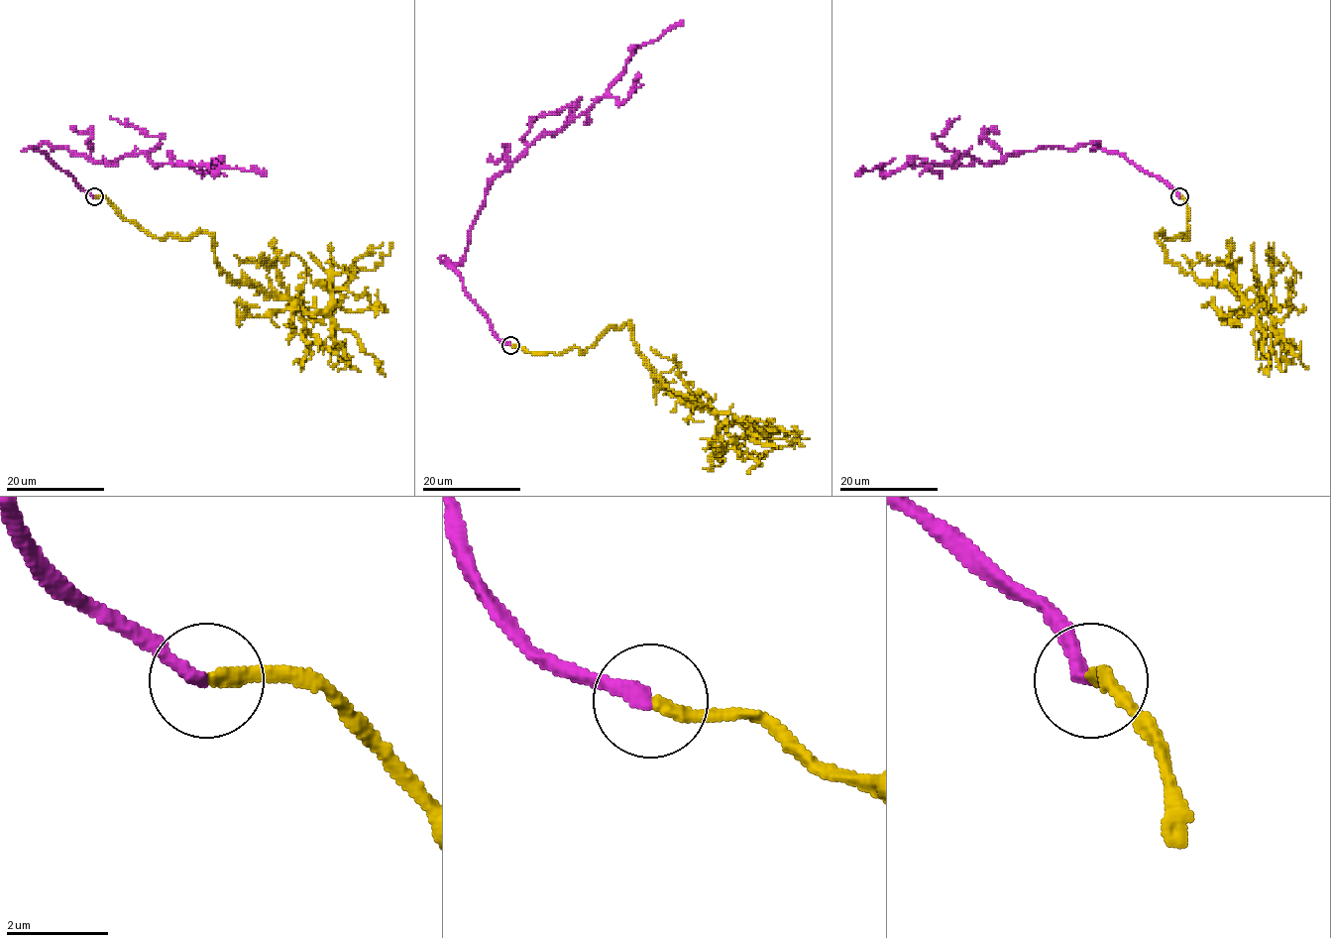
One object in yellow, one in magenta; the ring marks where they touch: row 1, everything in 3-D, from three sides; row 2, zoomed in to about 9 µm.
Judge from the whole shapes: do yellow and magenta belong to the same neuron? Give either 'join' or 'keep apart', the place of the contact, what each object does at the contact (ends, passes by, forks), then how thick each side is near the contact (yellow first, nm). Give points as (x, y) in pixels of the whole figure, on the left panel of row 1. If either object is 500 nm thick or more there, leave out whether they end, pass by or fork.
join; at (94, 196); yellow ends there; magenta ends there; 240 nm thick on the yellow side, 280 nm on the other

